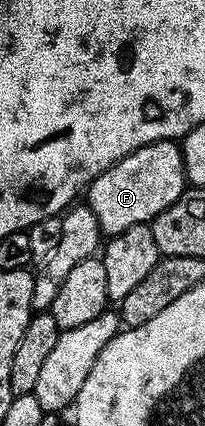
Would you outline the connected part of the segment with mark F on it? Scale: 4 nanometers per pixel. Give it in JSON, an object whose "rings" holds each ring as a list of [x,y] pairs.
{"rings":[[[176,141],[152,142],[119,160],[104,170],[87,187],[87,205],[99,220],[102,235],[112,236],[152,223],[163,208],[175,204],[186,193],[187,179],[181,147]]]}

